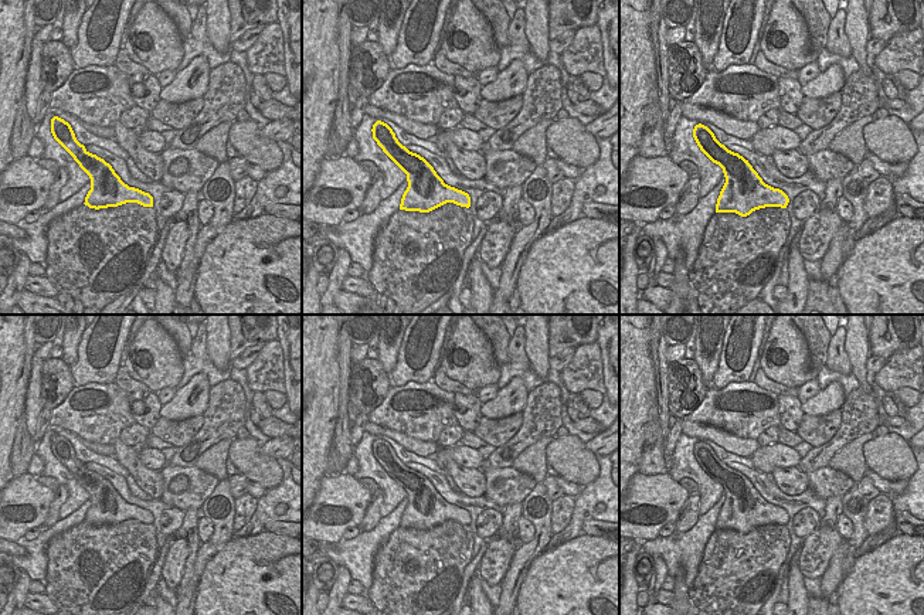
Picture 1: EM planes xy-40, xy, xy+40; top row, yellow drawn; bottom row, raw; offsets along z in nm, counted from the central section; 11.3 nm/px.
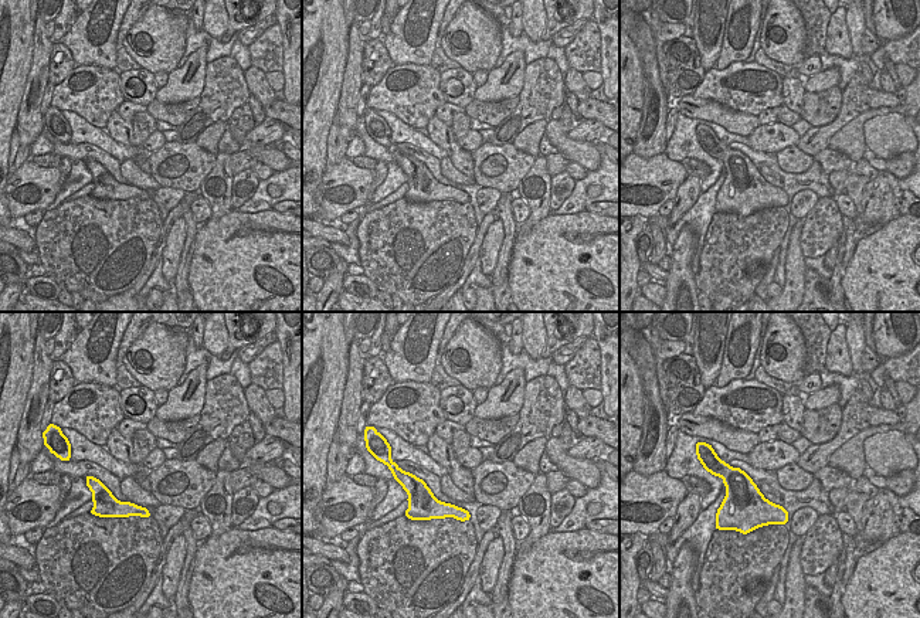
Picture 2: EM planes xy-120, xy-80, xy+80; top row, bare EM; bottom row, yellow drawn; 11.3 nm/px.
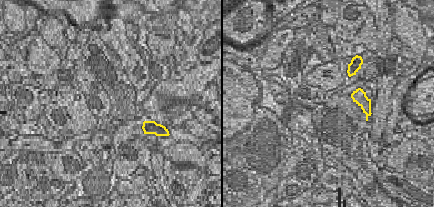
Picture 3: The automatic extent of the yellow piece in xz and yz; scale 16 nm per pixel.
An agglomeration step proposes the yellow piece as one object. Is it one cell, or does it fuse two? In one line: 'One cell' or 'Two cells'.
One cell.

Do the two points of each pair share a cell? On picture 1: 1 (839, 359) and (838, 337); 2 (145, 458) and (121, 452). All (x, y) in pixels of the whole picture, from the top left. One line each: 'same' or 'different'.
1: same
2: different

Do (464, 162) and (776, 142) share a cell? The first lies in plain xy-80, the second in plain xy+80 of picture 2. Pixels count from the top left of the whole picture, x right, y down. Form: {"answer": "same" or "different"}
{"answer": "different"}

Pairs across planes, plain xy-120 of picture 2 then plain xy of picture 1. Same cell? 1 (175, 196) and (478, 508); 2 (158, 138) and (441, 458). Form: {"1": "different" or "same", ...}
{"1": "different", "2": "same"}

